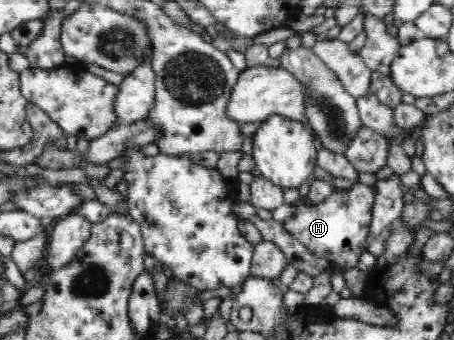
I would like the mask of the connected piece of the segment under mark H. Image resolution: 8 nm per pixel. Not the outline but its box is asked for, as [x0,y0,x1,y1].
[281,183,376,271]

